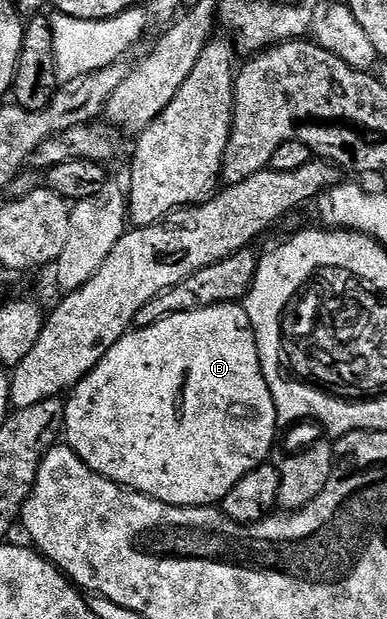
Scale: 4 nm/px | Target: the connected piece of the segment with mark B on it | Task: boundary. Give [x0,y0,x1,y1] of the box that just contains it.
[64,306,280,508]

